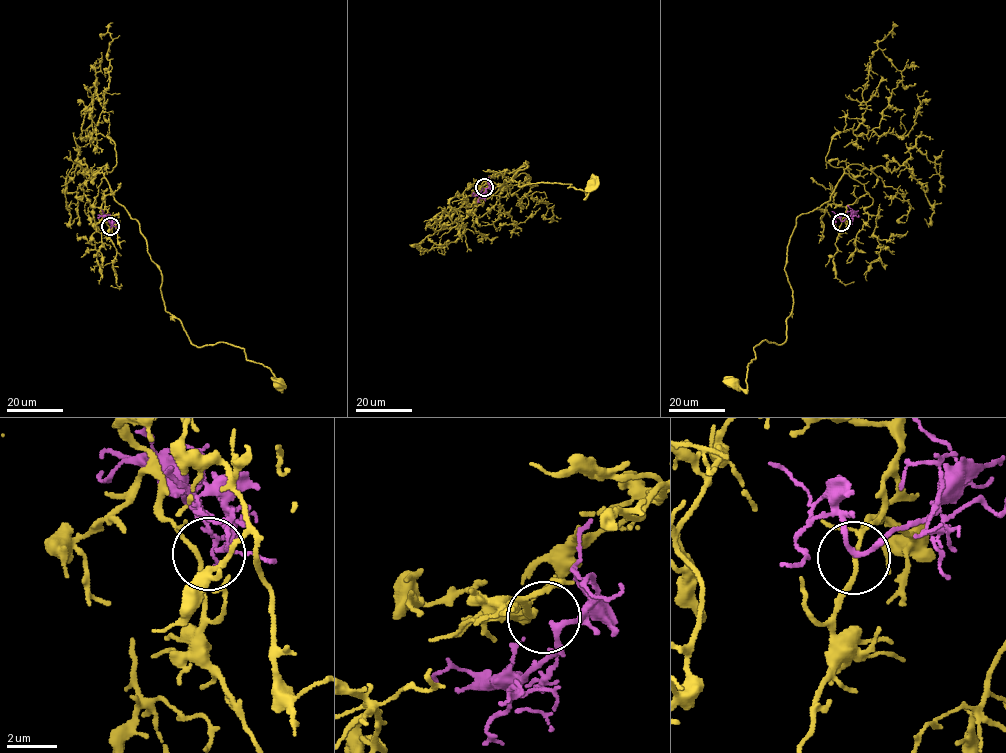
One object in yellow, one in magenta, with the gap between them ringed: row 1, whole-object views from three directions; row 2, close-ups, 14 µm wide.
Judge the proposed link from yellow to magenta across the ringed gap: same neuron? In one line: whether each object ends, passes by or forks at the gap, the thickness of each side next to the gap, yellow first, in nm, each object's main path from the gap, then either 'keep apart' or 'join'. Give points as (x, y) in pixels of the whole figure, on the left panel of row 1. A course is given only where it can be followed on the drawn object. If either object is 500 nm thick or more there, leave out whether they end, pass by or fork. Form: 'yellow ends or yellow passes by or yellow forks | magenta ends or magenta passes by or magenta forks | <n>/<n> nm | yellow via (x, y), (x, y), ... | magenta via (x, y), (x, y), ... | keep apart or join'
yellow passes by | magenta passes by | 180/200 nm | yellow via (109, 226), (94, 204), (103, 178), (137, 219), (161, 272), (165, 309), (188, 339), (242, 347), (278, 384) | magenta via (111, 226), (108, 220), (97, 217) | keep apart

